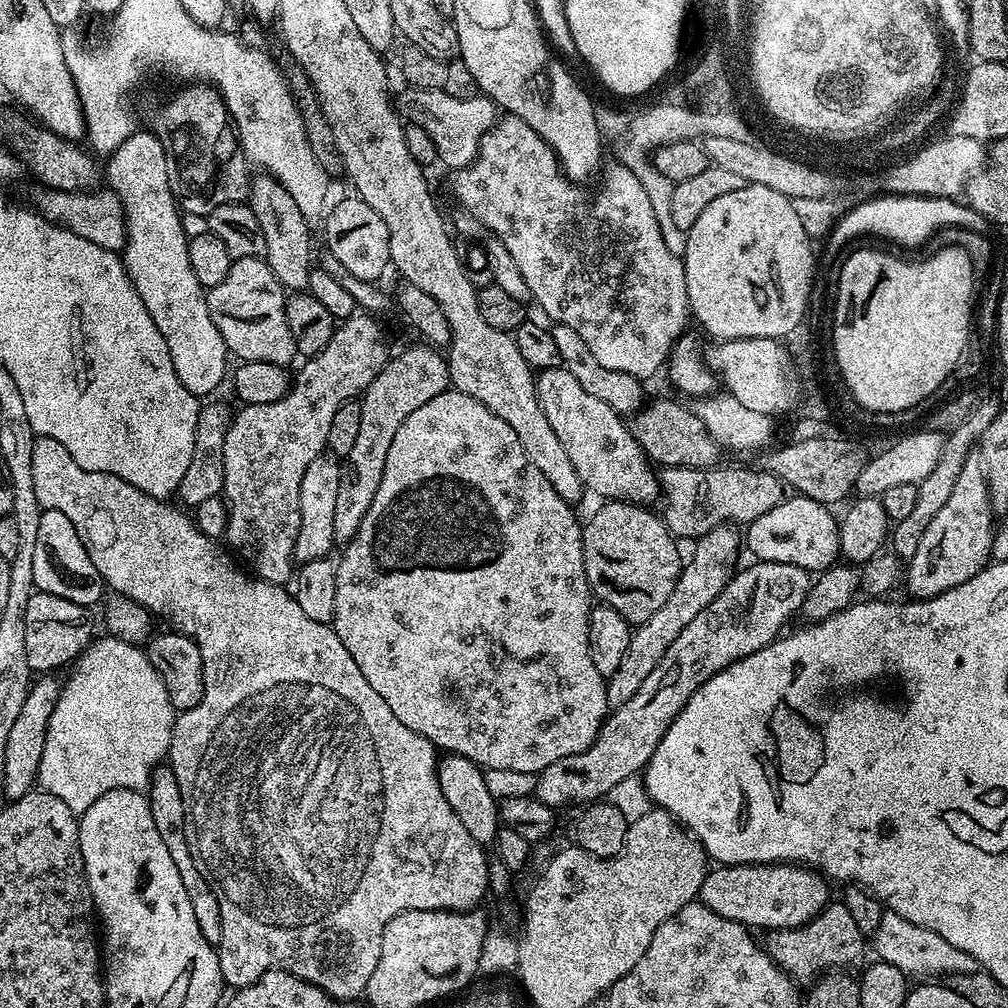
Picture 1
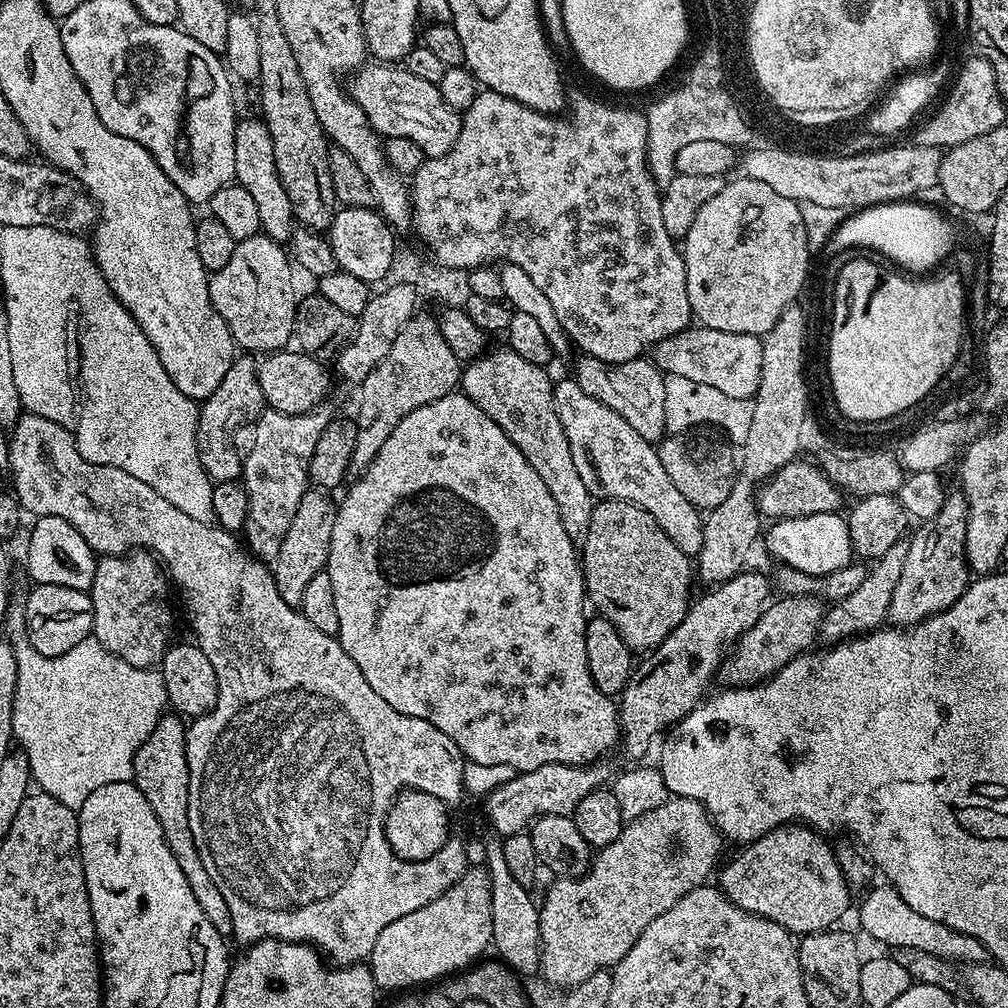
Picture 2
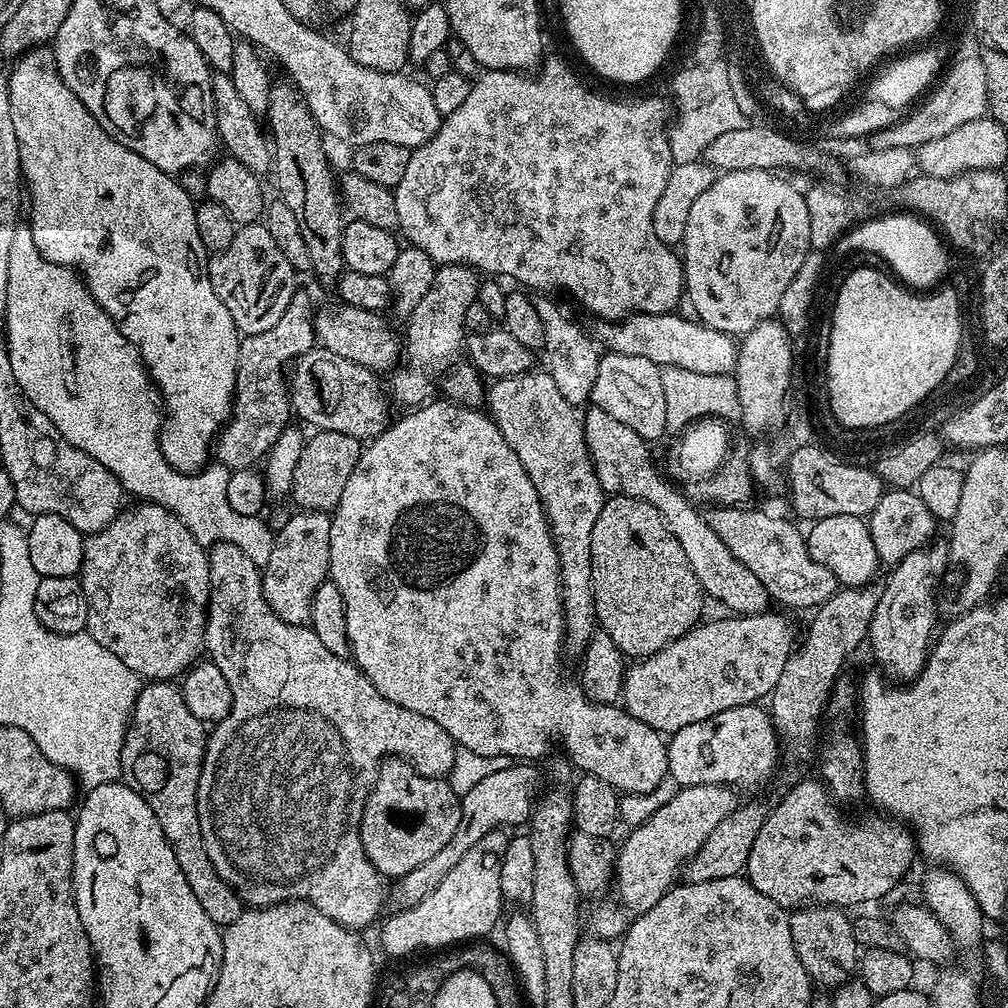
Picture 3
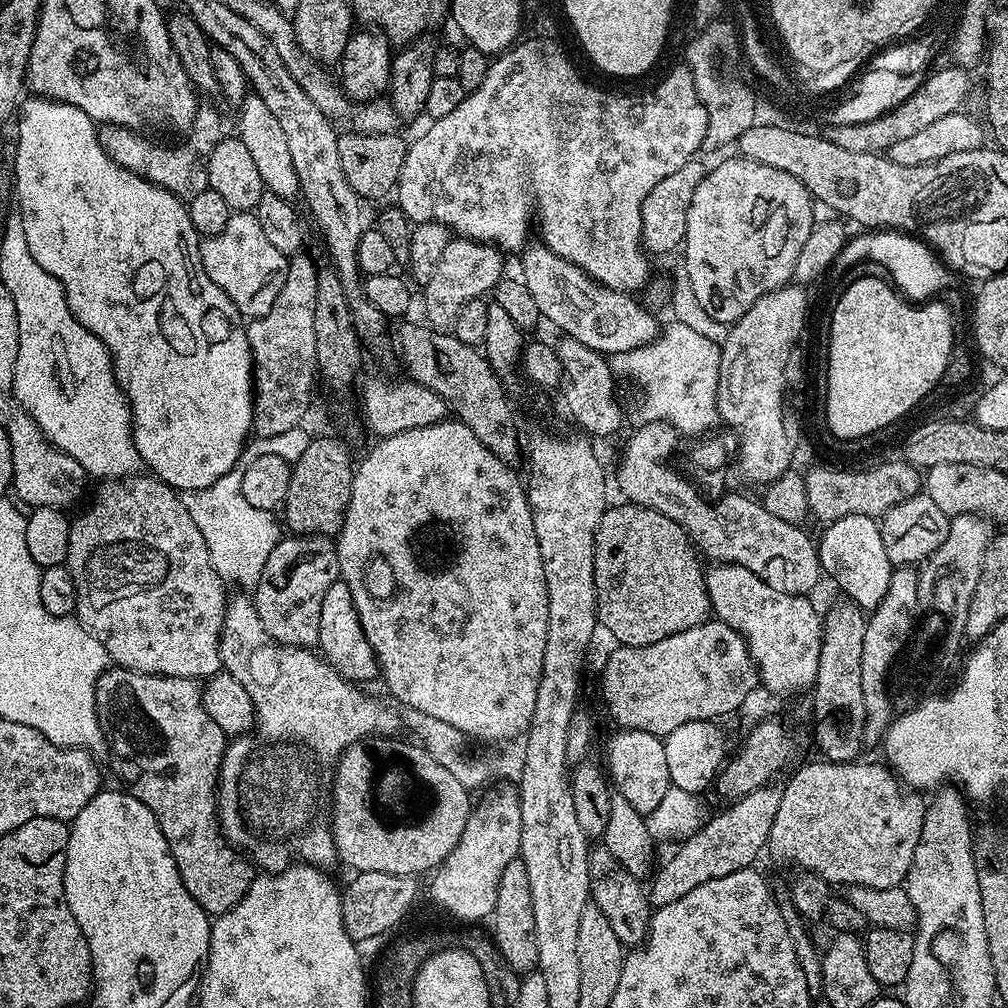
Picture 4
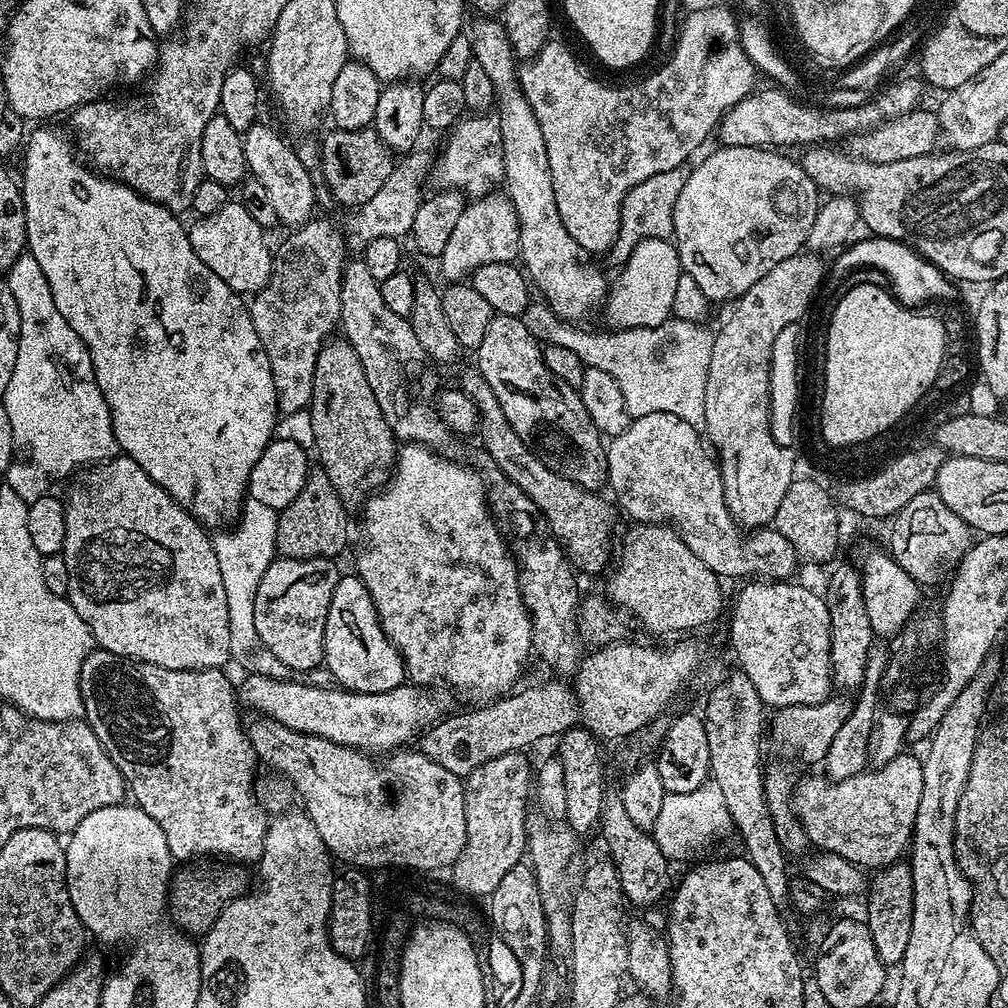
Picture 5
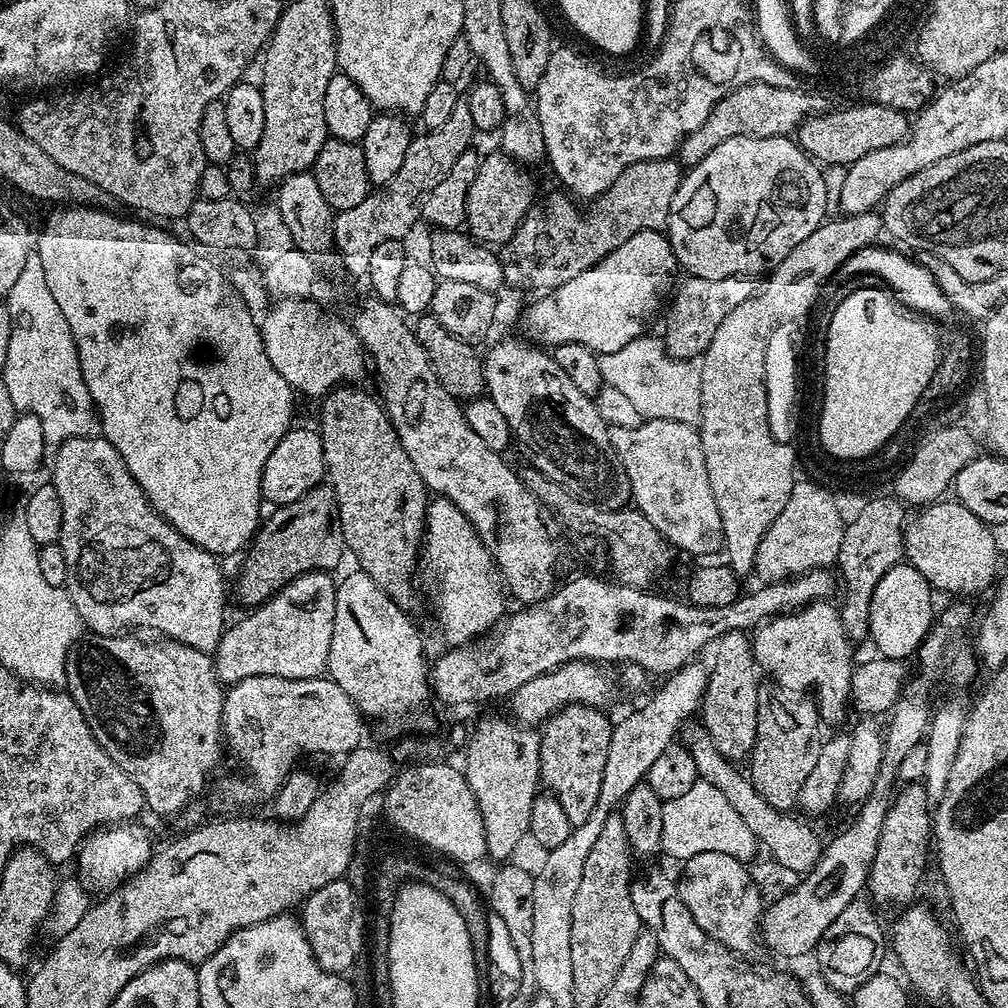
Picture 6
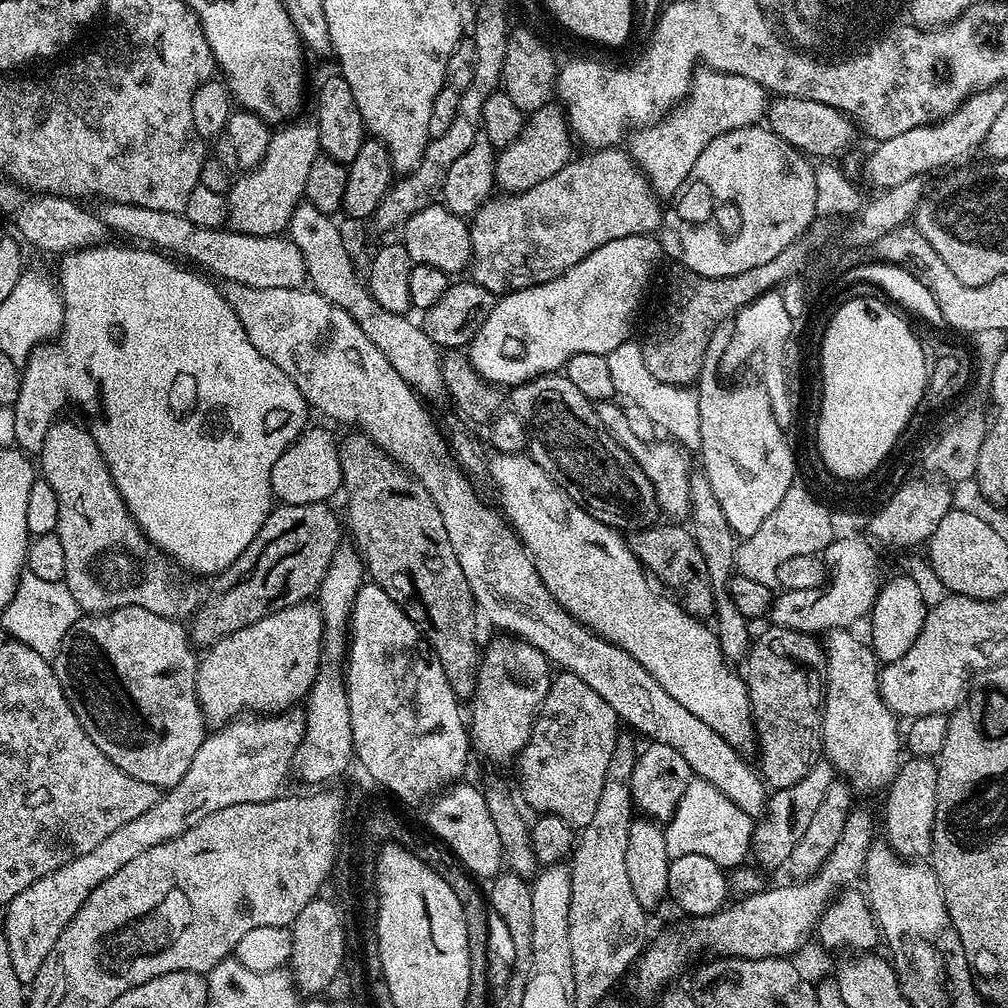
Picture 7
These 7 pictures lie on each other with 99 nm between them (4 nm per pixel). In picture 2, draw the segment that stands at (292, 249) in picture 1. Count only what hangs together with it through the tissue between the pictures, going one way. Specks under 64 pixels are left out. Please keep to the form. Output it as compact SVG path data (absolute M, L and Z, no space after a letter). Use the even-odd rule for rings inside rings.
M237 119L234 130L234 170L235 183L250 190L254 203L258 205L258 218L263 235L269 236L272 240L287 241L294 231L292 207L290 198L278 178L278 170L274 166L274 142L270 142L268 127L262 119Z

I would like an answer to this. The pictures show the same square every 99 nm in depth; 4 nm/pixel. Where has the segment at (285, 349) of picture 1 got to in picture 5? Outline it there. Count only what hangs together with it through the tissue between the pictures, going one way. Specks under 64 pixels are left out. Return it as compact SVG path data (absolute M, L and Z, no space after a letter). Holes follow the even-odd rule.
M229 202L209 216L201 216L195 221L196 225L188 228L190 246L194 246L194 254L226 282L236 292L241 294L255 294L263 292L268 279L272 277L274 256L268 253L268 240L265 229L250 218L246 206L239 202Z

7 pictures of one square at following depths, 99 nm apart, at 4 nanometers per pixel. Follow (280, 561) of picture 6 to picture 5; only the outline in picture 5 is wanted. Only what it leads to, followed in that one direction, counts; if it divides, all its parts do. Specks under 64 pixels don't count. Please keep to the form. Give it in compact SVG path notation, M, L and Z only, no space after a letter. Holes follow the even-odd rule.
M323 470L313 471L309 475L308 481L302 486L302 490L298 490L298 498L294 498L294 502L290 502L290 506L286 506L279 513L276 540L277 553L281 557L297 560L314 558L315 556L339 557L339 552L348 544L348 512L349 509L342 502L338 490L334 490L334 486L330 484L330 478L326 476Z

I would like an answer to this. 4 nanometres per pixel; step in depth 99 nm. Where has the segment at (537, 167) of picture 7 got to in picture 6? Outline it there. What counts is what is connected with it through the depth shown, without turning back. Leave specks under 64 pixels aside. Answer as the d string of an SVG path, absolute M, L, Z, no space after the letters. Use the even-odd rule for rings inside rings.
M500 150L481 159L468 195L466 228L473 240L489 246L503 246L516 233L516 227L533 207L532 195L536 192L532 176L527 170L527 167L521 166Z

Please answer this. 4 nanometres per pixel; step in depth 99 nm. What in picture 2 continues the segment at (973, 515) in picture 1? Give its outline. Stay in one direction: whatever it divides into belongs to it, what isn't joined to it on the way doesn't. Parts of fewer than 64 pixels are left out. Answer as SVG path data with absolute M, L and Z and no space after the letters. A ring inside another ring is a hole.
M945 495L942 510L934 518L923 521L916 533L911 533L906 562L894 599L890 601L888 620L896 626L921 624L926 618L954 606L970 583L970 569L966 558L966 522L968 504L963 495ZM913 535L913 536L912 536ZM969 575L969 576L968 576Z

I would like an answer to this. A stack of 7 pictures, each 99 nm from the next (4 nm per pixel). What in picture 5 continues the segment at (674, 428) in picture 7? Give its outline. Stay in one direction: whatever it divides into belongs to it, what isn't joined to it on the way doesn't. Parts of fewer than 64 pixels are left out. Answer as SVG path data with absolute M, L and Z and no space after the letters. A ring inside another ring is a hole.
M542 300L530 302L522 317L527 330L541 344L563 346L571 350L583 362L585 367L596 368L610 374L618 384L631 417L645 416L652 413L675 414L697 428L705 422L706 378L709 376L710 357L713 353L715 335L688 320L670 318L656 327L626 328L618 331L598 334L588 332L574 324L569 324L552 313L552 308Z

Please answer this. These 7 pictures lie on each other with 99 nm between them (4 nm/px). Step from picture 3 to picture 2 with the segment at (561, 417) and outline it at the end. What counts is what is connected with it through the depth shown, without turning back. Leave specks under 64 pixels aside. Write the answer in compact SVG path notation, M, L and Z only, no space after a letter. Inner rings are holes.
M510 347L494 348L463 365L459 387L464 395L476 403L478 410L482 410L486 418L494 418L510 442L522 450L522 458L534 466L538 478L542 478L546 490L550 490L558 506L558 518L562 518L562 526L566 526L566 534L572 541L583 541L590 526L594 497L590 490L586 490L574 467L570 442L566 442L566 430L562 430L562 422L554 406L553 377L548 377L541 365L526 362L522 354Z

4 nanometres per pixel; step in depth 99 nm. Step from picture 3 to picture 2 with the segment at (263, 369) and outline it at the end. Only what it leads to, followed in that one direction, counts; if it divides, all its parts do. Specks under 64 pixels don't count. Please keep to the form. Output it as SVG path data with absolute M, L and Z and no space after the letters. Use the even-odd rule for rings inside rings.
M237 355L230 370L226 370L222 382L218 382L218 390L214 390L214 394L210 394L199 405L196 417L196 449L208 479L213 482L241 479L242 456L239 451L236 453L235 432L243 424L251 425L266 408L262 386L258 386L257 367L255 355Z

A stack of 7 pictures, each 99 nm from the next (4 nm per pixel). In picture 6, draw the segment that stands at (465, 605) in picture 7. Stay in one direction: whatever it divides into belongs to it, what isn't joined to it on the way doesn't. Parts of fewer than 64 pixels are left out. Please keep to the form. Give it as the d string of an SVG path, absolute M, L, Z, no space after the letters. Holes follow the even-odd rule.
M360 386L333 388L319 401L324 471L327 487L336 494L336 505L342 522L345 549L357 560L359 571L364 572L400 608L412 610L416 604L416 584L412 579L418 572L422 545L426 539L426 521L430 493L422 482L410 454L402 446L383 403L375 395L363 392Z

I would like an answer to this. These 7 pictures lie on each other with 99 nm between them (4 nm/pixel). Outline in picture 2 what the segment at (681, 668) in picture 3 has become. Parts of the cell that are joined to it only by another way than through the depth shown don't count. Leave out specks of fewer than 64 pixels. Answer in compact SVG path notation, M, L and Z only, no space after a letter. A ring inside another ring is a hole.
M781 595L779 599L773 599L758 618L758 622L731 645L722 664L725 685L747 686L761 683L782 670L782 666L790 663L795 656L803 656L815 645L812 643L820 636L820 624L826 611L825 601L819 595Z

